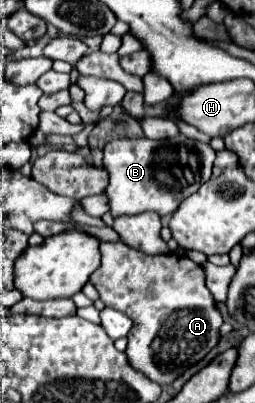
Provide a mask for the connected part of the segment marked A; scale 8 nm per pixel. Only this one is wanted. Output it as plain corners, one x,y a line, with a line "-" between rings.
102,241
100,243
100,253
102,253
102,265
98,271
90,277
92,285
98,289
100,299
104,301
106,307
112,307
124,315
128,315
134,323
128,333
128,363
144,373
148,379
168,385
176,377
182,375
182,371
194,363
198,363
220,339
218,329
222,325
222,315
214,305
214,297
206,287
206,275
202,265
194,263
192,259
176,253
166,253
166,255
146,255
142,251
134,251
132,247
116,241

